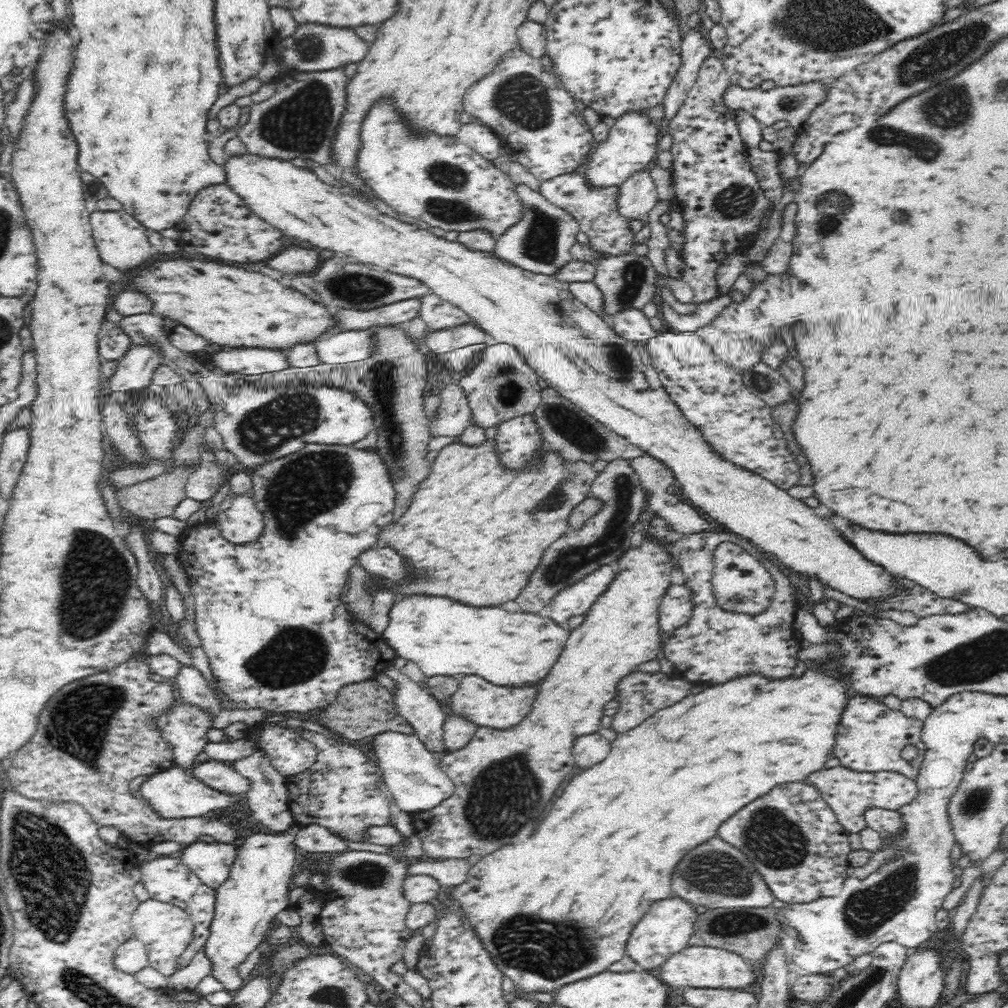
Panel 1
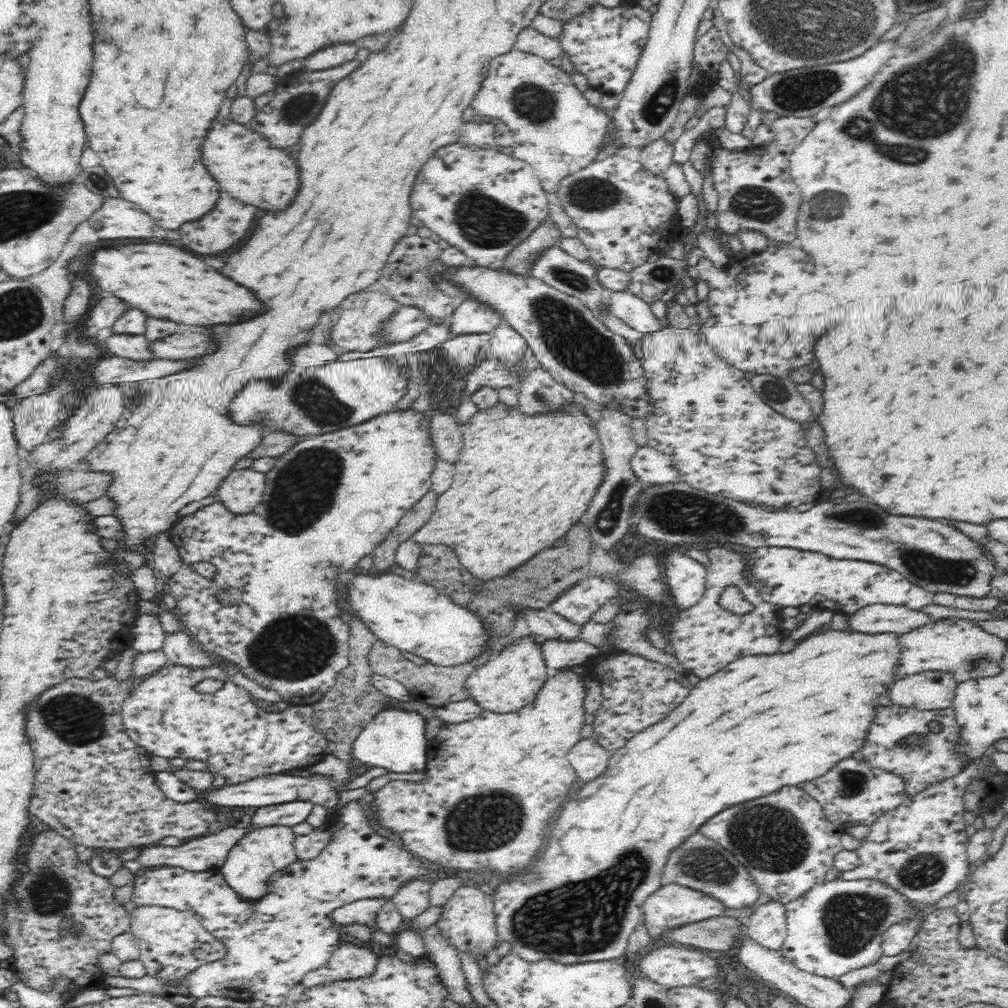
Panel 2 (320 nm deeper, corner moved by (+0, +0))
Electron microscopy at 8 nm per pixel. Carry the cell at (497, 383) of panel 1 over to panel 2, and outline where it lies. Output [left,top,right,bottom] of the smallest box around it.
[489,321,526,370]

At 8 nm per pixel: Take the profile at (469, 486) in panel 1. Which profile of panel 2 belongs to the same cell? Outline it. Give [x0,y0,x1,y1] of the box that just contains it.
[411,400,607,580]

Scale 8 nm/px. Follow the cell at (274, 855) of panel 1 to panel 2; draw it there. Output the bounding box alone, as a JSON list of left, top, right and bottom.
[220,825,297,900]

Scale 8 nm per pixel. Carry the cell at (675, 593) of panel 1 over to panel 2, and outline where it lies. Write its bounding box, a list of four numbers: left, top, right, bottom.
[663,552,707,610]

